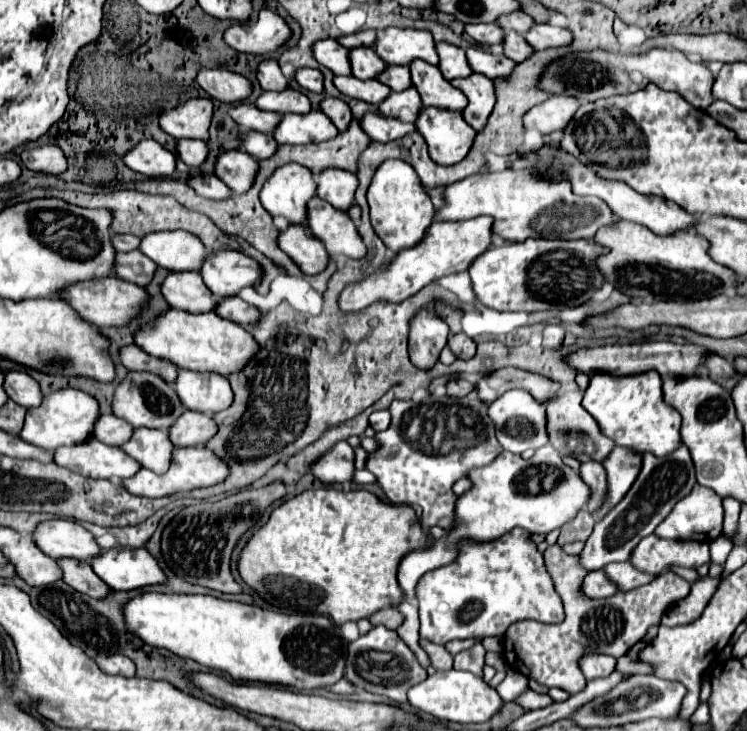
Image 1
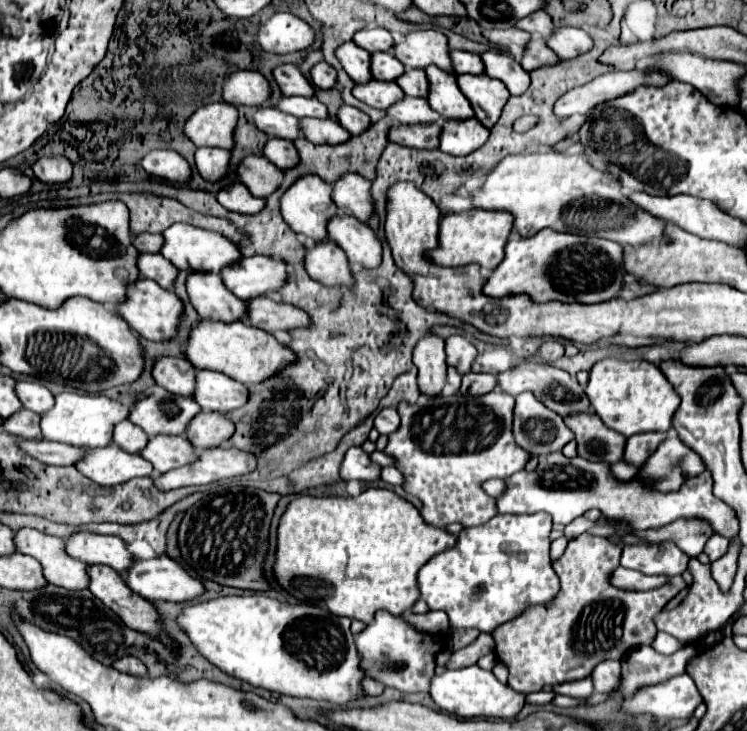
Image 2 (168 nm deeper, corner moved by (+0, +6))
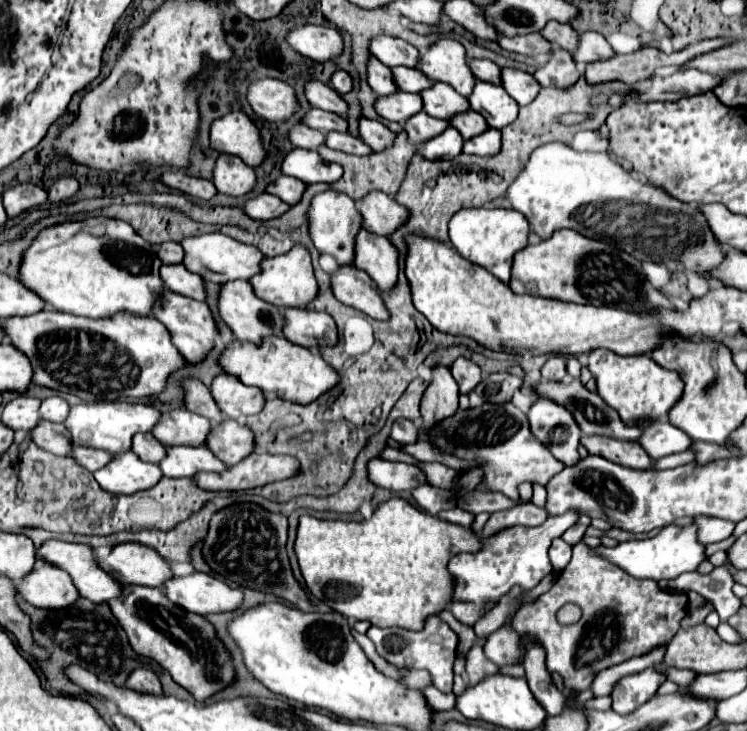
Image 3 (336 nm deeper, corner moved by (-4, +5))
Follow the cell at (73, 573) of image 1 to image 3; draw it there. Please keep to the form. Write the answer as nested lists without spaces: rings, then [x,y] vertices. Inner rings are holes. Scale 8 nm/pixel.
[[[124,586],[124,594],[108,604],[118,624],[122,624],[128,634],[134,652],[156,660],[170,672],[174,682],[194,696],[194,700],[206,702],[210,696],[230,688],[236,682],[230,650],[216,636],[214,626],[206,620],[206,616],[186,612],[178,604],[170,602],[158,588],[146,586]]]

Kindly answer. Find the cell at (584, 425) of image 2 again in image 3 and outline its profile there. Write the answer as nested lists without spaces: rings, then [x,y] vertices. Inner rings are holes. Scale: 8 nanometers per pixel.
[[[584,436],[582,446],[594,456],[602,456],[626,468],[638,468],[638,470],[654,468],[654,460],[646,456],[646,450],[638,442],[622,442],[604,436]]]

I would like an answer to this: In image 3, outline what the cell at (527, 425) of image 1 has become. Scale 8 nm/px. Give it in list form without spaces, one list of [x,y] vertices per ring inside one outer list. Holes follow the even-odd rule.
[[[540,397],[530,408],[528,420],[532,434],[566,466],[582,460],[578,454],[582,432],[566,408],[548,397]]]

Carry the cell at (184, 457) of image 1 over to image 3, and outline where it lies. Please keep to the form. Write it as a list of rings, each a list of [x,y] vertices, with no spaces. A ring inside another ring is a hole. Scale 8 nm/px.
[[[250,454],[240,464],[230,466],[226,472],[200,472],[194,476],[204,490],[226,490],[242,492],[270,482],[288,480],[300,472],[300,464],[294,456],[272,456],[272,454]]]

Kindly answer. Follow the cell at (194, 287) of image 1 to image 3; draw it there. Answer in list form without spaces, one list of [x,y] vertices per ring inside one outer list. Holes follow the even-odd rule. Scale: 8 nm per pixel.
[[[234,280],[234,282],[222,284],[218,308],[220,308],[222,320],[232,328],[236,338],[242,340],[242,342],[262,344],[262,340],[266,336],[282,334],[282,328],[286,324],[286,320],[282,318],[282,310],[278,306],[274,306],[270,302],[264,302],[258,296],[254,296],[254,288],[250,288],[248,280]]]

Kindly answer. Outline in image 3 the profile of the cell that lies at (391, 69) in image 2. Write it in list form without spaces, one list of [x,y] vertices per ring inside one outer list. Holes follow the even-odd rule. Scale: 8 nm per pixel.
[[[392,68],[392,74],[394,74],[394,82],[398,84],[398,88],[404,92],[412,92],[412,94],[420,94],[422,90],[434,84],[432,80],[422,76],[422,72],[418,72],[416,68]]]

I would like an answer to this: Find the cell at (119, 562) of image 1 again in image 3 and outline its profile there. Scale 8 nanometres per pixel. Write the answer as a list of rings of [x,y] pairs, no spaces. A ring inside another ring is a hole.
[[[196,572],[192,576],[168,580],[162,588],[166,596],[178,606],[194,614],[218,614],[218,612],[234,612],[242,606],[244,594],[242,590],[230,588],[226,582],[216,580],[208,574]]]

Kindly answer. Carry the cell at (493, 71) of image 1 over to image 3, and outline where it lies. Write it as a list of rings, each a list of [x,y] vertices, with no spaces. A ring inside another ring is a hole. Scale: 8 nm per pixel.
[[[514,68],[502,70],[502,86],[518,102],[518,106],[530,104],[540,92],[540,84],[534,80],[532,74]]]

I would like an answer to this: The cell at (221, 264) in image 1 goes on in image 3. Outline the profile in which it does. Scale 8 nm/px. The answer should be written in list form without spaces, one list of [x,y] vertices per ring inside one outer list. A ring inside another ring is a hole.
[[[294,244],[294,248],[282,256],[276,258],[264,258],[262,272],[254,278],[250,278],[254,292],[258,298],[278,306],[278,308],[306,308],[310,300],[318,294],[318,282],[314,278],[310,252],[302,248],[302,244]]]

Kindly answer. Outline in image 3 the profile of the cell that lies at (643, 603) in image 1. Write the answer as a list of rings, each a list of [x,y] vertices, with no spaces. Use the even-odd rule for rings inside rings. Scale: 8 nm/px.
[[[580,542],[574,546],[574,556],[570,564],[560,572],[554,586],[546,594],[542,594],[536,602],[522,606],[512,624],[520,636],[532,634],[546,648],[546,666],[550,672],[558,672],[564,678],[566,692],[568,690],[584,692],[590,690],[596,672],[600,668],[596,662],[592,662],[592,658],[606,658],[604,666],[614,666],[628,658],[642,656],[656,646],[668,644],[680,630],[680,622],[682,616],[686,616],[686,610],[688,610],[688,596],[684,592],[666,592],[658,588],[656,580],[636,580],[626,572],[622,572],[620,568],[616,568],[614,564],[606,562],[604,558],[594,556],[590,548]],[[568,602],[578,604],[582,608],[582,620],[572,626],[562,626],[556,620],[556,612]]]

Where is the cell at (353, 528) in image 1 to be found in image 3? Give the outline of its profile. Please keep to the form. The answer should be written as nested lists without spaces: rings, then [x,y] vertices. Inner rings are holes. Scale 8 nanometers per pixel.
[[[392,498],[364,522],[316,520],[300,516],[294,544],[302,576],[312,598],[328,604],[346,618],[368,620],[374,626],[418,630],[426,618],[446,610],[454,578],[446,564],[460,552],[478,552],[480,536],[438,516],[430,516],[402,498]]]

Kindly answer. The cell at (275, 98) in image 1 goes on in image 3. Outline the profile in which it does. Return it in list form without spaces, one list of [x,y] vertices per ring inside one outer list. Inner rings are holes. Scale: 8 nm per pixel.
[[[312,108],[306,118],[304,124],[310,128],[316,128],[320,132],[346,132],[348,130],[348,122],[342,116],[336,116],[332,112],[324,112],[320,108]]]

